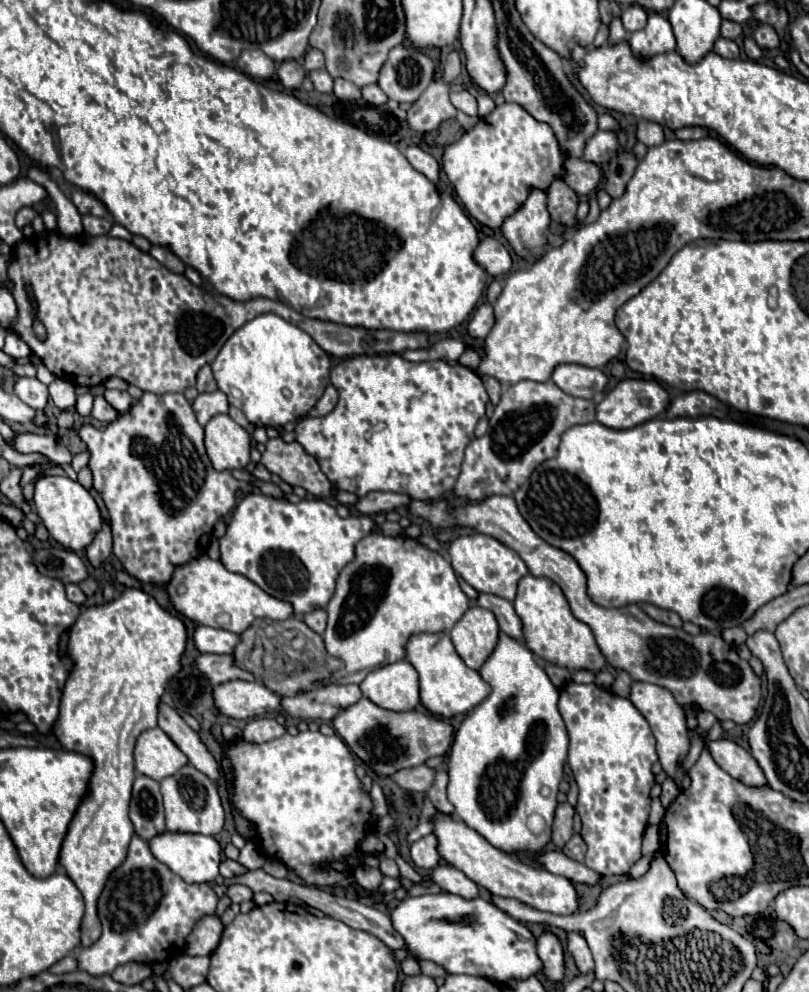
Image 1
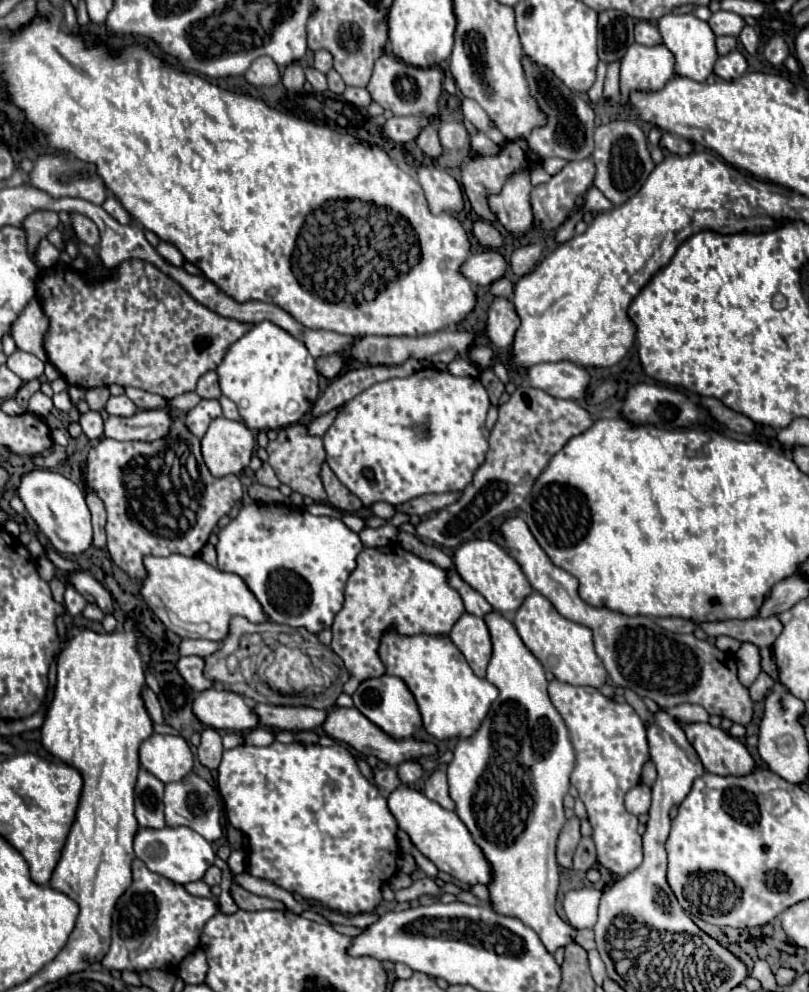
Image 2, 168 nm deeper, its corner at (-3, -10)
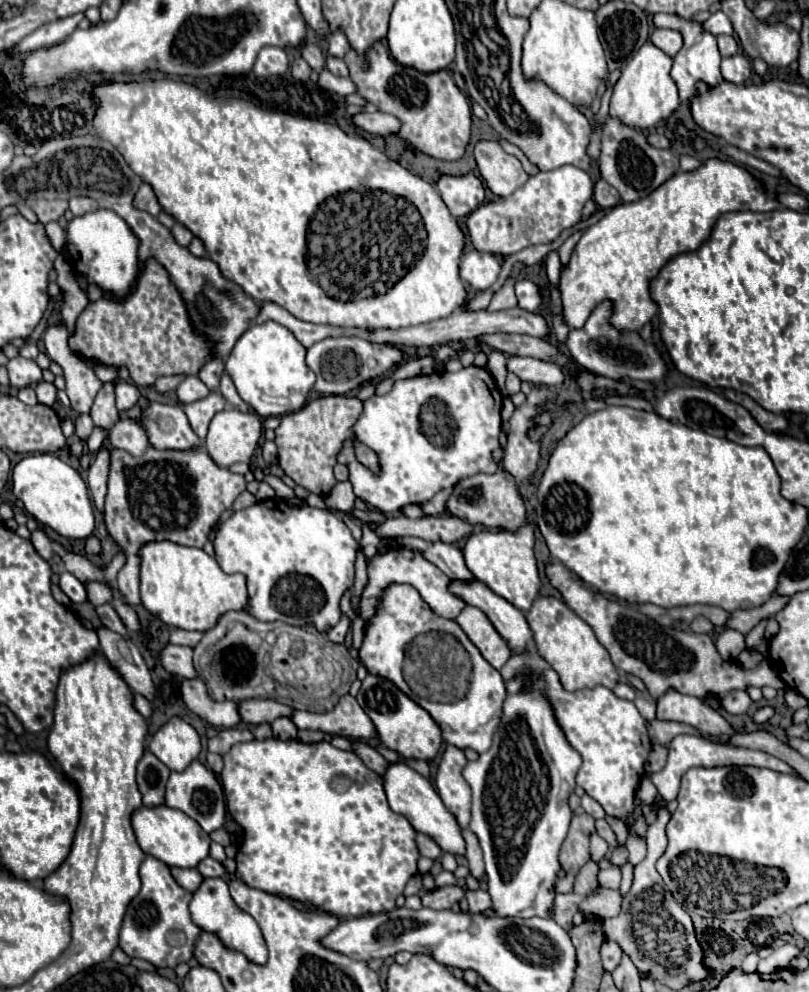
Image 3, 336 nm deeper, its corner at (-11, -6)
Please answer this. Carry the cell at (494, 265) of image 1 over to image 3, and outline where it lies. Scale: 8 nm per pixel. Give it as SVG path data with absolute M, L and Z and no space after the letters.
M471 251L463 255L459 265L461 279L477 291L489 289L497 281L499 271L501 271L501 263L497 261L497 257L481 251Z

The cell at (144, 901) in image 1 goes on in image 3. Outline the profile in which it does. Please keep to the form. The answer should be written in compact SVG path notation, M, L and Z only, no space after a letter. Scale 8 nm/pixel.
M147 855L141 863L139 875L141 891L127 907L123 927L119 933L119 947L129 957L145 959L155 967L177 967L179 963L191 959L191 945L195 943L195 937L199 937L201 933L201 929L191 921L191 893L175 883L169 867L163 861L151 855Z

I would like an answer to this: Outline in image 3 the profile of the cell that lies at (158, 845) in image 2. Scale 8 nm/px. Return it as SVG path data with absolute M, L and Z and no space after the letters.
M141 805L139 809L133 811L131 823L133 823L133 831L135 831L139 847L147 855L157 857L159 861L171 867L185 867L185 869L197 867L197 863L209 855L211 837L199 827L197 821L187 817L179 809L171 809L167 805L157 805L157 807Z

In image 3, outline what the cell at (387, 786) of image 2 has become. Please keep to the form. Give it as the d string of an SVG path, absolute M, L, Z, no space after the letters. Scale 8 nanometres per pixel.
M351 741L351 747L353 747L353 753L355 753L371 771L383 775L385 767L387 767L387 761L385 761L371 745L367 745L367 743L363 743L363 741Z

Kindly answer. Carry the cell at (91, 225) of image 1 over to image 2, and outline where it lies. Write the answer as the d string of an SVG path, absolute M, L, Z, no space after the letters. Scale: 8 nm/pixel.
M71 215L71 225L73 225L77 237L79 237L83 243L87 243L87 245L91 245L91 247L97 247L97 245L99 245L99 241L101 241L99 229L97 229L97 225L95 225L89 217Z

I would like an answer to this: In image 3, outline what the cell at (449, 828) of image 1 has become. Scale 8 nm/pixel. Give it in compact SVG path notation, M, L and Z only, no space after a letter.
M405 761L387 763L387 769L383 773L383 789L389 799L391 809L395 813L405 815L417 831L433 837L439 843L439 847L447 853L453 853L453 855L465 853L465 841L461 837L461 829L459 829L455 817L445 809L441 797L437 795L433 785L423 775L419 775L415 769L411 769Z

